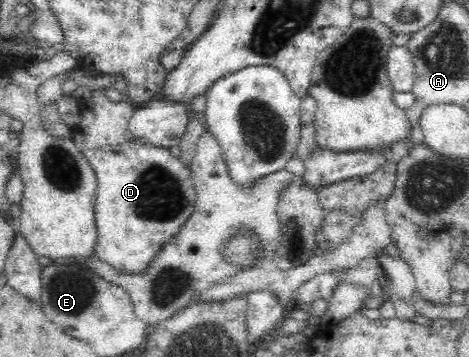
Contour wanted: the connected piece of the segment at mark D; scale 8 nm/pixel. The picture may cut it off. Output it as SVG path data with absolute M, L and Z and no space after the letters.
M94 90L90 98L81 100L81 119L73 126L71 138L76 147L88 160L96 176L94 195L94 221L98 235L94 245L95 256L106 264L130 275L140 274L149 269L152 257L160 247L178 233L184 221L192 215L196 207L197 193L192 181L192 172L179 156L172 155L168 147L150 145L127 134L130 118L138 109L138 104L125 97L111 101L102 90Z

